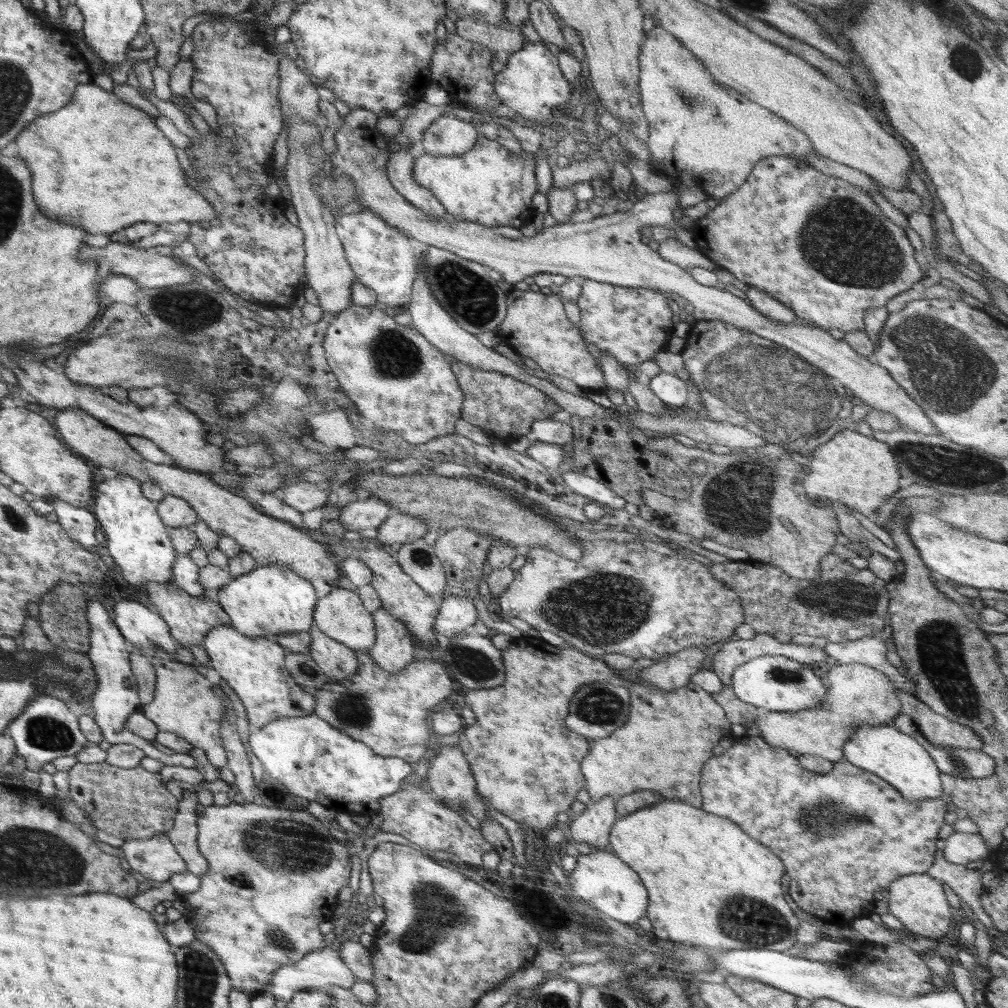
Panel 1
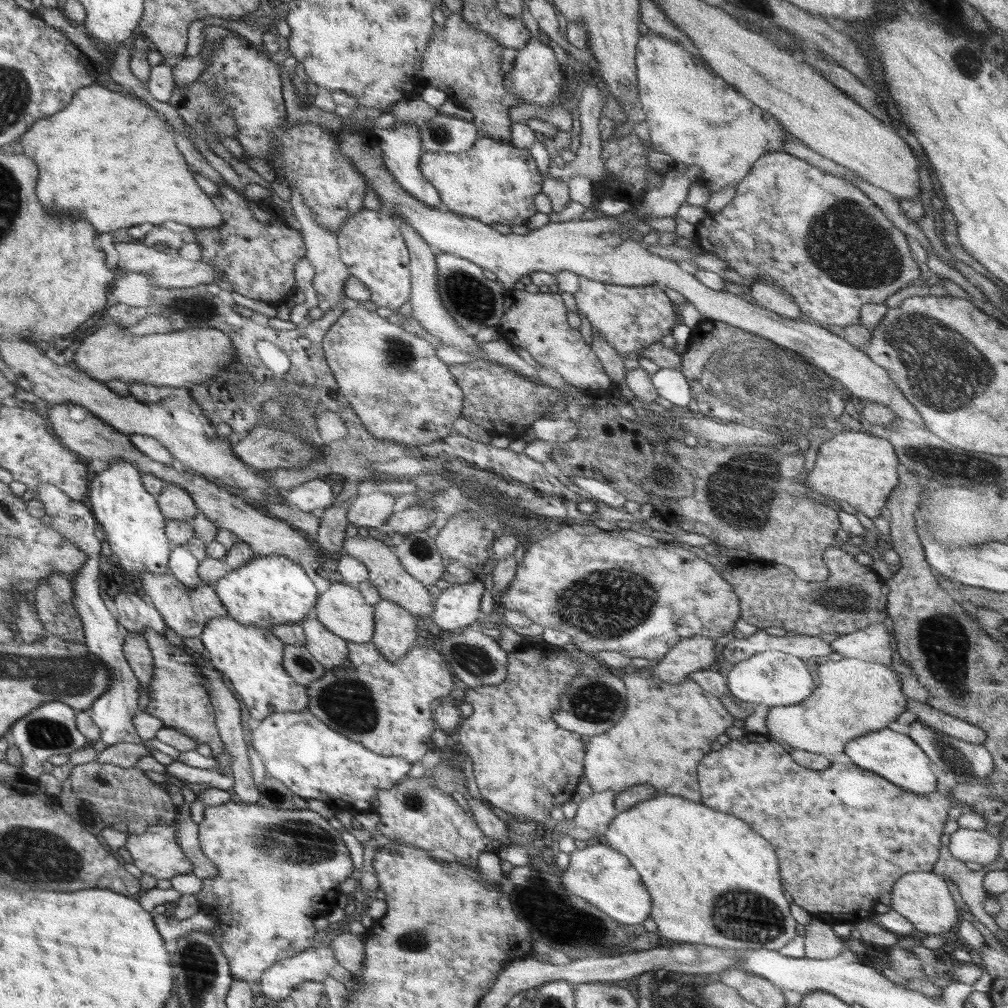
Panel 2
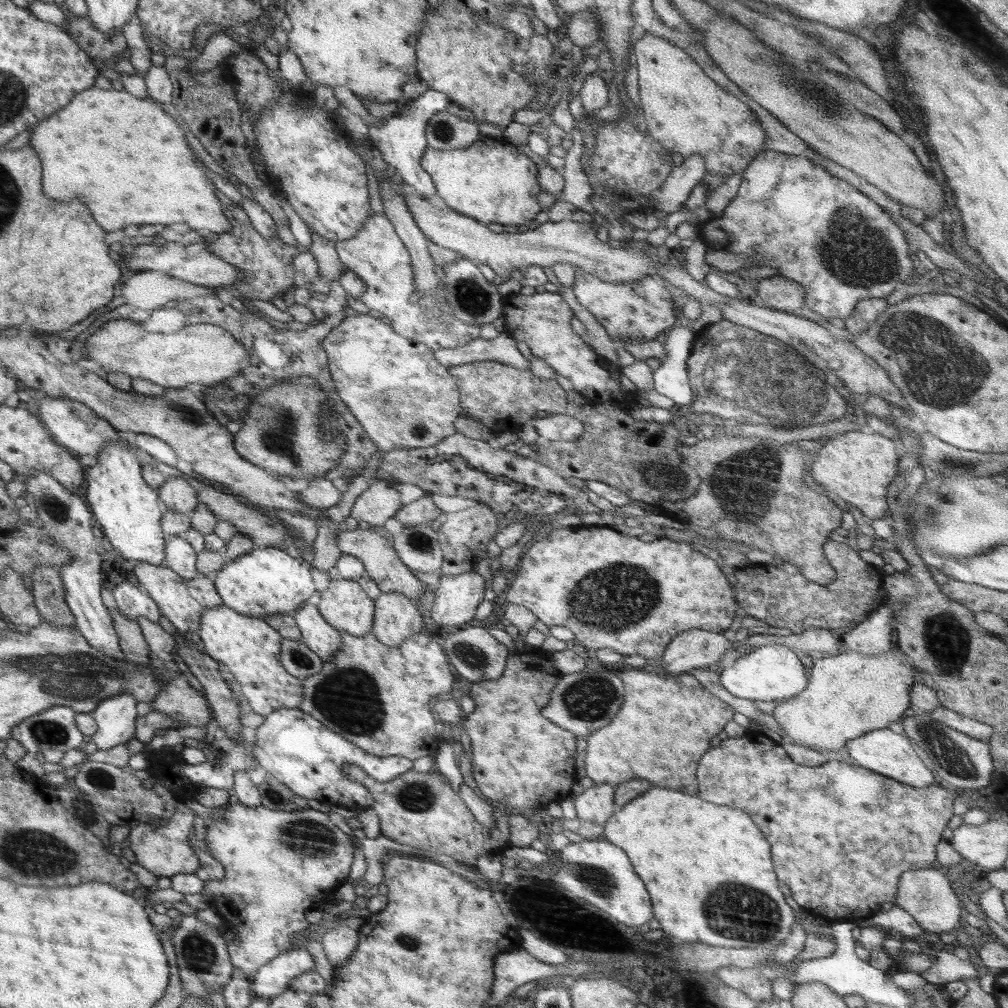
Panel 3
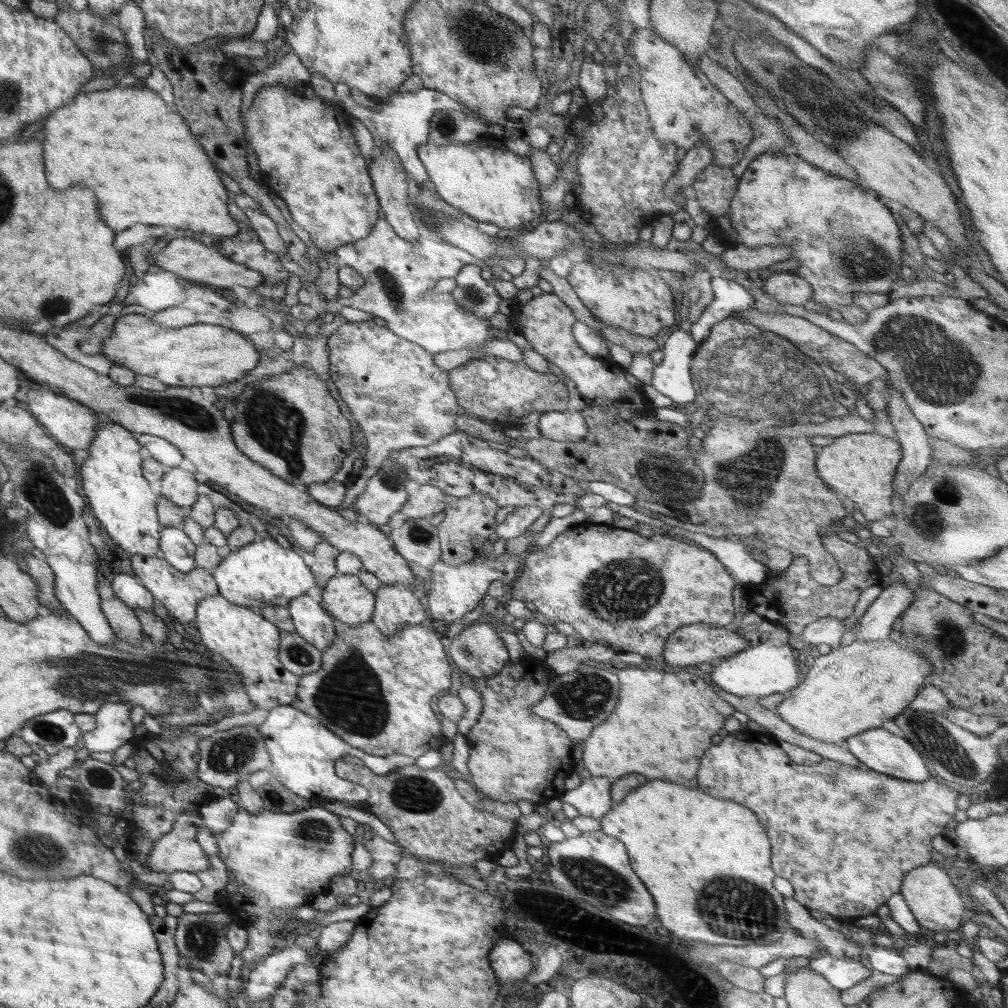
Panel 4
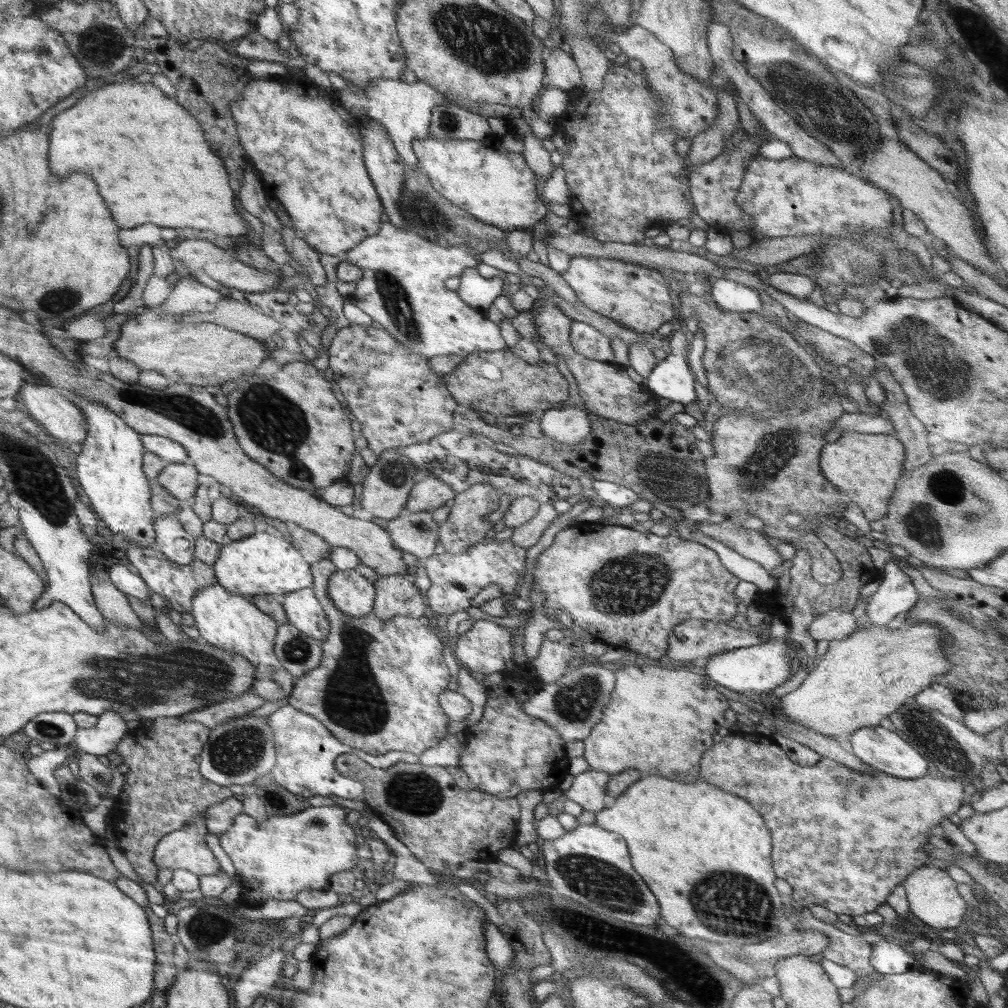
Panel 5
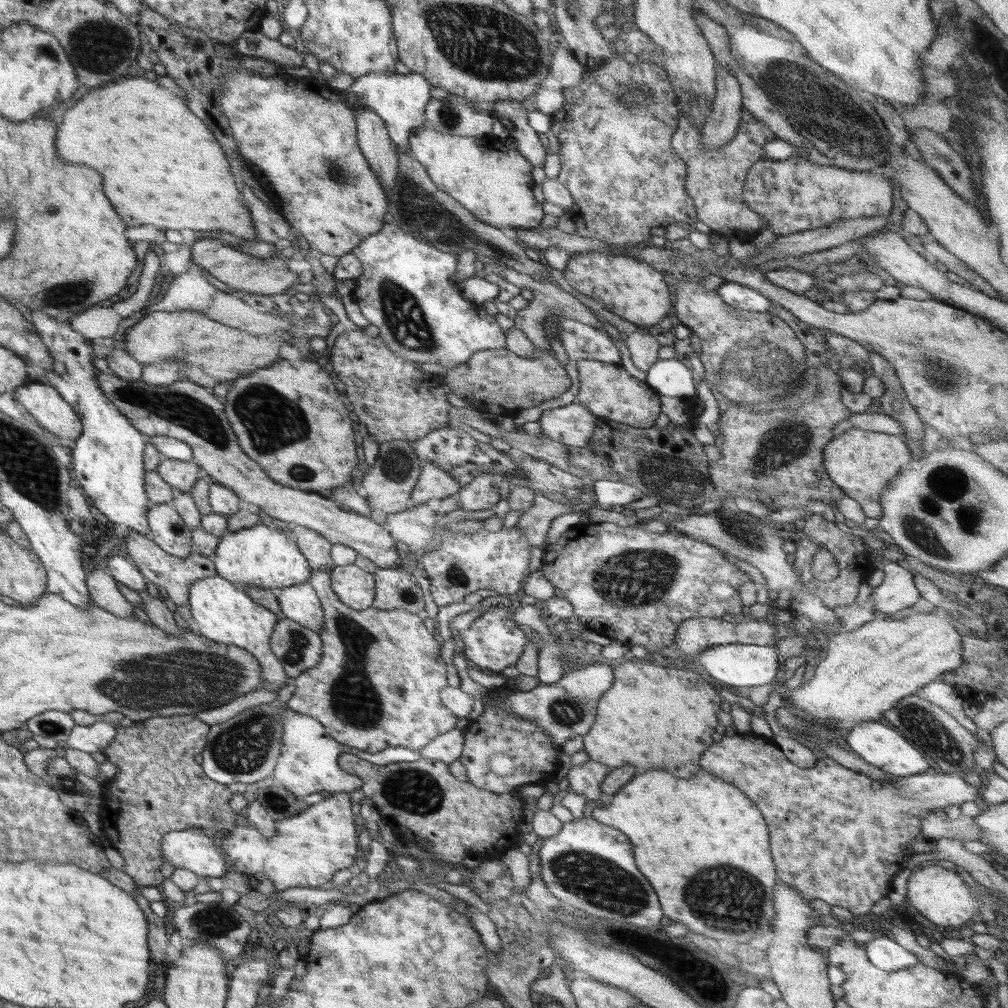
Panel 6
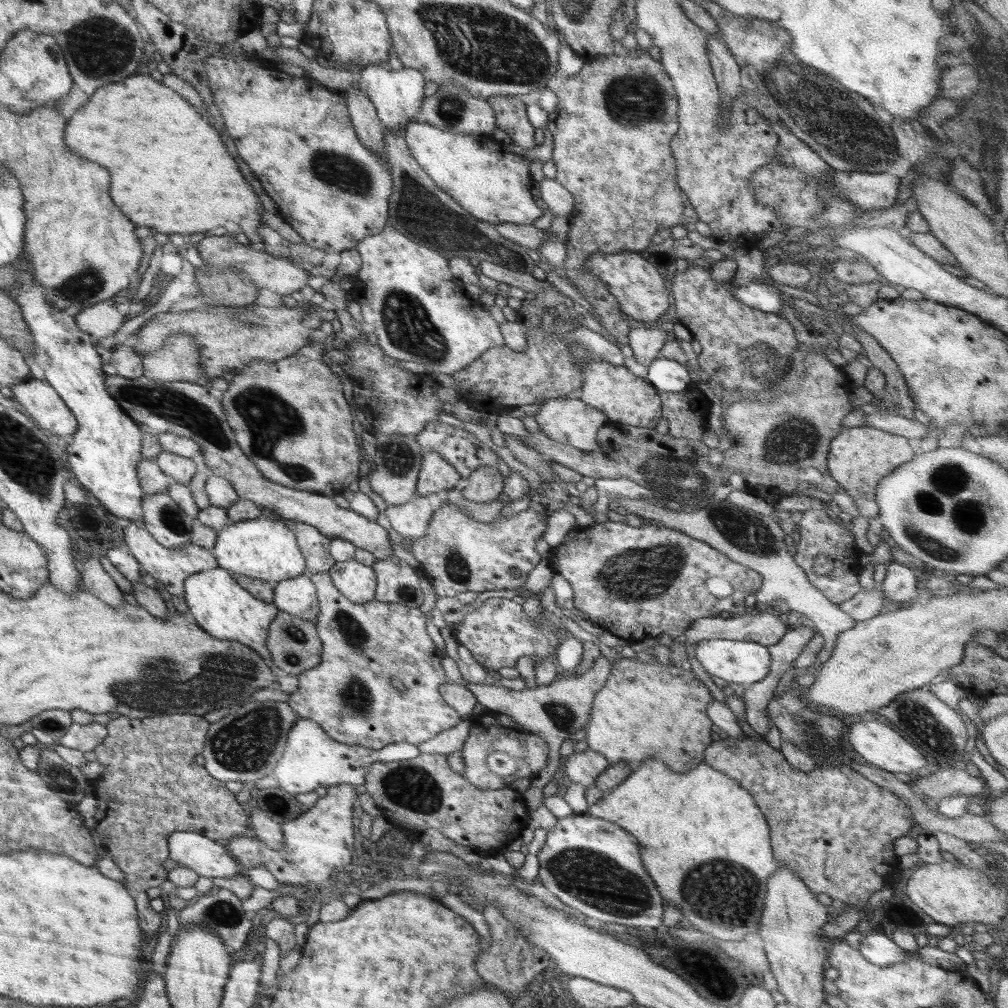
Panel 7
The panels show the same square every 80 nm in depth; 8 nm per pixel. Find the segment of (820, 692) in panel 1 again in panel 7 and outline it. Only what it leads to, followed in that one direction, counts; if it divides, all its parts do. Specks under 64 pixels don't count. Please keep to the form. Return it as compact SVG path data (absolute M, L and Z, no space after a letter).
M703 640L690 649L690 653L706 668L706 672L718 682L736 684L752 684L766 678L770 668L771 656L763 645L752 641L742 640Z

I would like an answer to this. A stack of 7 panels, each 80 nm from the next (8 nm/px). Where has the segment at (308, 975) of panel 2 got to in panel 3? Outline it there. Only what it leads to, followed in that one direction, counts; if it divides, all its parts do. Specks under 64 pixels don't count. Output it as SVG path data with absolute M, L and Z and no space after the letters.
M293 949L260 968L251 979L250 990L255 1000L273 998L282 995L297 976L316 968L307 949Z

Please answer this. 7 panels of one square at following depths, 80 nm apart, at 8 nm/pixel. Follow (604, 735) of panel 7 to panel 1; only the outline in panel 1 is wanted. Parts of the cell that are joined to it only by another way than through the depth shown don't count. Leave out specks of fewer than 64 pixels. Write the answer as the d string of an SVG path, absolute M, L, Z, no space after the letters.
M645 680L628 684L632 686L632 710L628 722L608 738L594 739L588 756L581 760L581 773L591 800L605 796L619 798L637 790L652 790L665 799L702 808L702 767L713 757L714 746L722 738L732 737L731 722L724 709L712 700L709 692L692 682L668 692L656 690L653 684L648 686L649 682Z

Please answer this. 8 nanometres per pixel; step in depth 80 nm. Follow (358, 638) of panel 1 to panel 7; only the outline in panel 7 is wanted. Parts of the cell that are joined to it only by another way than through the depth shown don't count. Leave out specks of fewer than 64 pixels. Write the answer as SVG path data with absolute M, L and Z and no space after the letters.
M355 559L335 561L330 575L335 587L354 604L364 604L375 598L377 576L372 567Z

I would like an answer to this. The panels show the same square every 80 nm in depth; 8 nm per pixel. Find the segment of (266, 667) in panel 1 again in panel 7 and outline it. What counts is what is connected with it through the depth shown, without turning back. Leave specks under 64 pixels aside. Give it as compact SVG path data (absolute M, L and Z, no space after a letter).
M219 566L189 576L184 583L184 590L189 608L188 615L194 618L200 627L212 636L219 637L220 640L236 640L255 649L267 661L274 673L281 674L274 665L266 644L270 623L276 619L278 613L277 605L272 601L260 601L240 585L228 569Z

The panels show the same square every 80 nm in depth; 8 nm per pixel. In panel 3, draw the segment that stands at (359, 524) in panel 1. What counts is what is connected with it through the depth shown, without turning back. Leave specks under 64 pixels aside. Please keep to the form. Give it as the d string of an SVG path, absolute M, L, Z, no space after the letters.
M386 478L375 480L368 490L365 490L352 505L350 516L362 522L368 522L371 526L383 526L392 518L402 505L400 493L394 489L398 482Z

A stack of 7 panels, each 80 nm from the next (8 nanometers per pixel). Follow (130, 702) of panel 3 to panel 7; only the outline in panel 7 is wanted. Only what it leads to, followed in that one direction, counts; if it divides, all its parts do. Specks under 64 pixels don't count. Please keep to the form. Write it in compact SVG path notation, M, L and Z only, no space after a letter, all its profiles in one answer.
M72 722L67 733L57 743L66 748L76 748L88 752L102 744L103 740L107 738L107 734L107 725L95 722L83 725Z

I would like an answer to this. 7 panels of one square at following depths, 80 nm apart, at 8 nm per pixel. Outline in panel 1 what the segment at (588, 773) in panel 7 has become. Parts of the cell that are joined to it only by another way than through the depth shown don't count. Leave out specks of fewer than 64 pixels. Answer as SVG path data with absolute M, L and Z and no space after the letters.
M605 796L586 805L581 816L573 817L566 826L567 837L573 843L586 843L593 850L608 846L608 834L616 823L618 814L616 796Z

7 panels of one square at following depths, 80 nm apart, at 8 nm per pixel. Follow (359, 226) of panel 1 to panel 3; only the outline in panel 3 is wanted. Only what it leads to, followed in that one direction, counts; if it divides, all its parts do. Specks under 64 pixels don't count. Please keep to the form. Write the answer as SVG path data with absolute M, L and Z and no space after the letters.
M372 213L354 236L336 242L336 248L345 268L365 282L366 290L362 296L354 298L355 304L366 304L373 311L378 310L388 316L392 320L392 330L400 336L426 344L432 351L457 348L480 339L480 327L477 324L466 324L456 318L450 312L445 298L439 301L438 316L430 316L427 308L422 308L418 302L408 301L408 297L415 290L411 256L386 215Z

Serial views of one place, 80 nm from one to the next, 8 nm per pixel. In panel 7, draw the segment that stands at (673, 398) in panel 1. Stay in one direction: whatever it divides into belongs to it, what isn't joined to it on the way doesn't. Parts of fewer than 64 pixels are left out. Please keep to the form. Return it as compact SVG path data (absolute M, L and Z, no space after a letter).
M656 358L648 366L646 380L659 392L682 392L694 384L684 365L664 358Z

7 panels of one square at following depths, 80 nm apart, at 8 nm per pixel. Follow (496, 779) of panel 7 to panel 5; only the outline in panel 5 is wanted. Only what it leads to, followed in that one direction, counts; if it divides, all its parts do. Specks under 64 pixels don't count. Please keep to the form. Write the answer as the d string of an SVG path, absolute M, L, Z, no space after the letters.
M518 665L514 671L506 669L502 674L500 683L485 685L488 698L480 721L463 730L466 749L458 765L468 775L472 786L502 800L515 798L527 790L545 793L559 788L564 776L569 774L566 742L555 728L528 716L521 708L521 704L540 689L538 676L530 669L523 669L523 665Z

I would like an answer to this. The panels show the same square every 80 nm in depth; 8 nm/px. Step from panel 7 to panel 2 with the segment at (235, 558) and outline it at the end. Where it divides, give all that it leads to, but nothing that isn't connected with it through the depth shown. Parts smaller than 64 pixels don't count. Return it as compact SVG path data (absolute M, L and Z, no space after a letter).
M254 556L244 566L230 570L214 583L227 614L240 624L270 629L275 624L300 624L316 604L318 592L300 564L285 556Z

